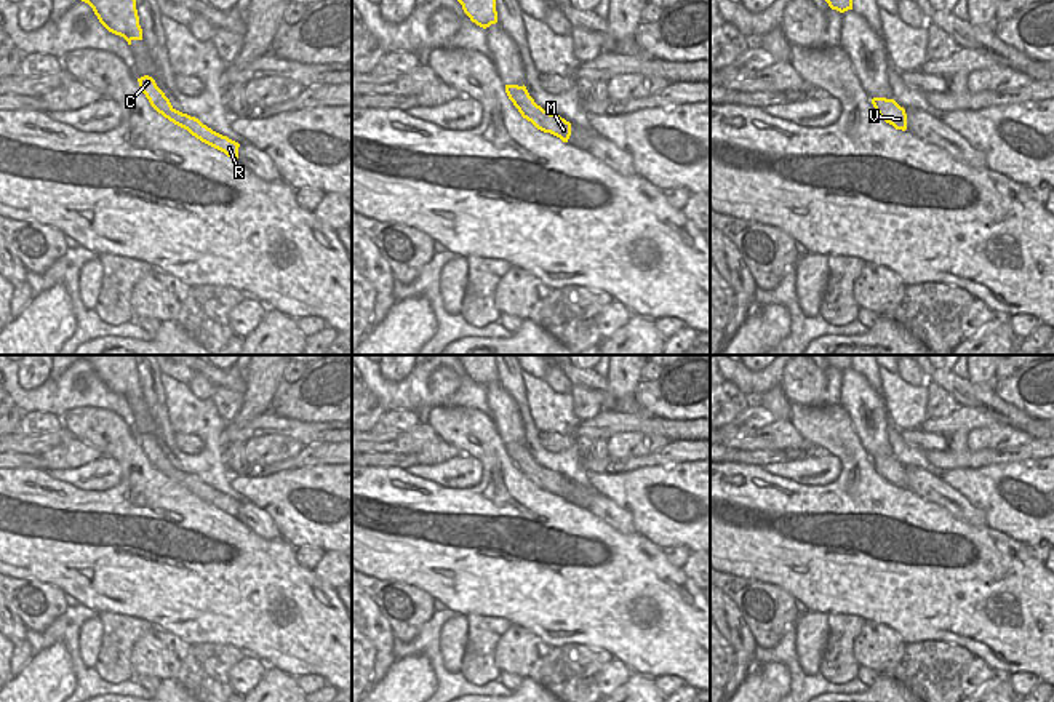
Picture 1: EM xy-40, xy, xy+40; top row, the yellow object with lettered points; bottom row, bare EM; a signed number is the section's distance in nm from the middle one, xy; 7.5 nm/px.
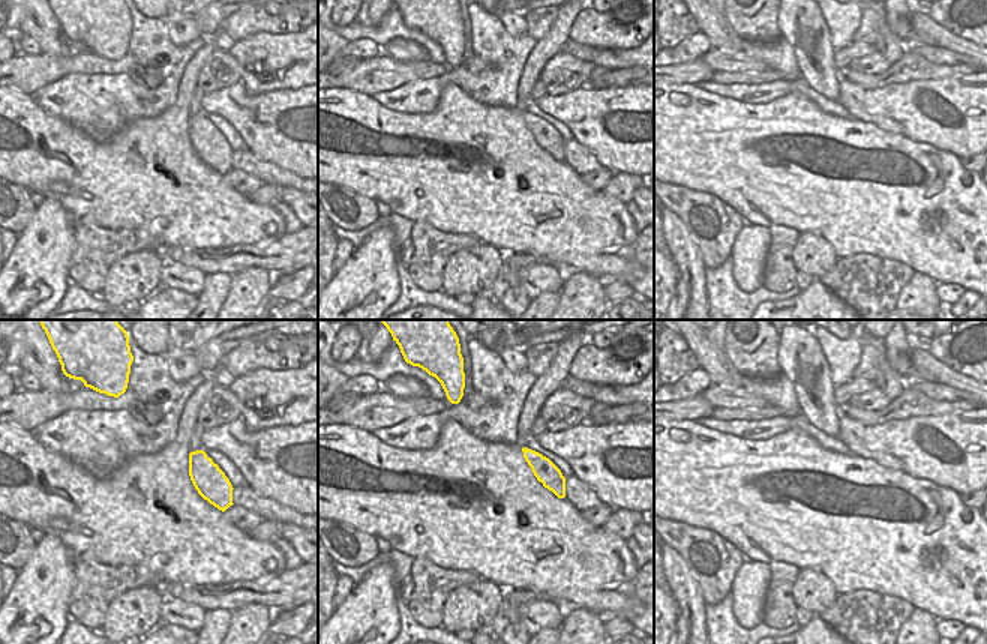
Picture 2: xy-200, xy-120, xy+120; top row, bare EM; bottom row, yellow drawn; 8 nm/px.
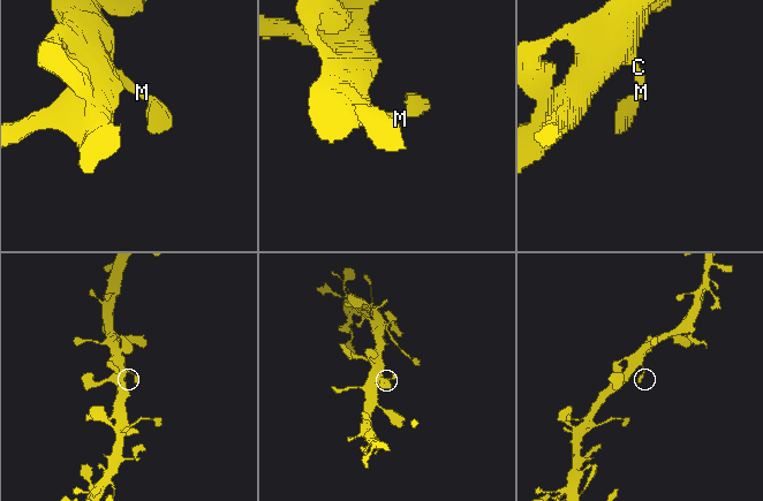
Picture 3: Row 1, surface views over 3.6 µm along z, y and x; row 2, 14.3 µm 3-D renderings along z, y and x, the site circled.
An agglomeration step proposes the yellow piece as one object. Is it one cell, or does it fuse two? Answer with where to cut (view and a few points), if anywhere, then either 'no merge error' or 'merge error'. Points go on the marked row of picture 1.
no cut; no merge error

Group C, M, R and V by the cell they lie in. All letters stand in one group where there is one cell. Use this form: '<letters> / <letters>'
C M R V

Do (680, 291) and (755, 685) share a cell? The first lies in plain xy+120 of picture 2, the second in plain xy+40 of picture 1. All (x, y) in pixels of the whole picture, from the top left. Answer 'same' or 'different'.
different

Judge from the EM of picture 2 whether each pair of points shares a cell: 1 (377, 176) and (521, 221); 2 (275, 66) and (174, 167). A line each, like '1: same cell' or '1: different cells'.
1: same cell
2: different cells

